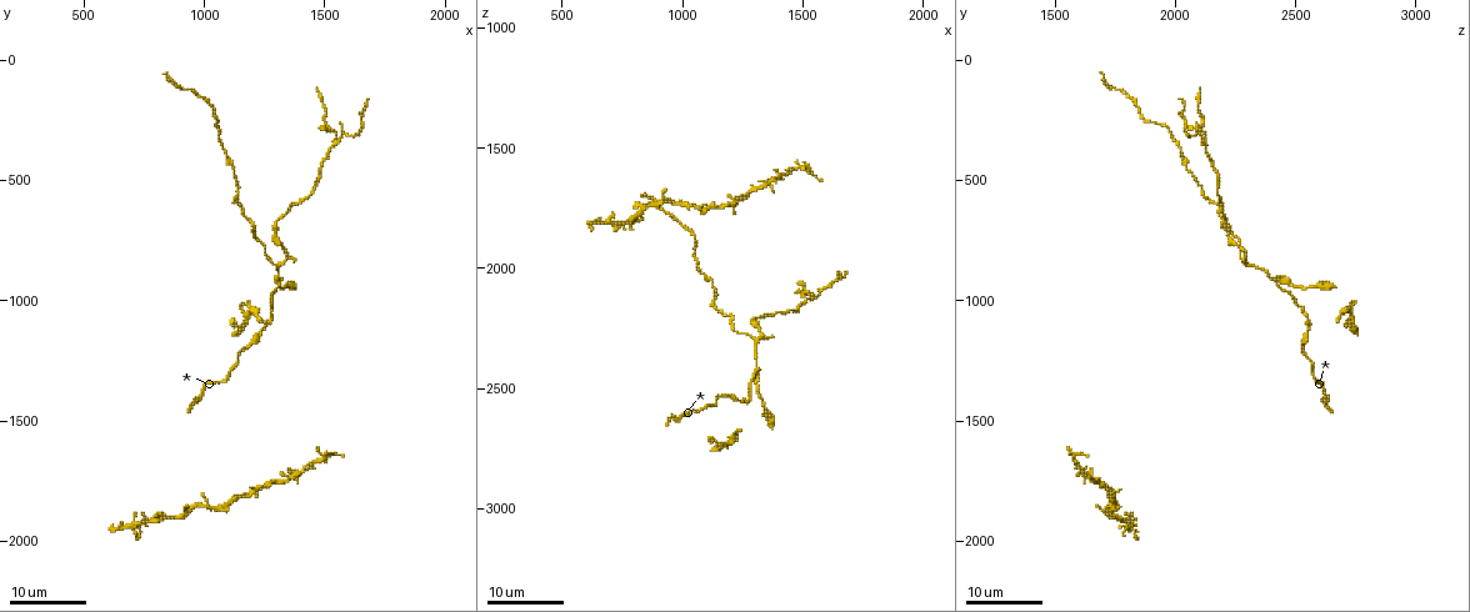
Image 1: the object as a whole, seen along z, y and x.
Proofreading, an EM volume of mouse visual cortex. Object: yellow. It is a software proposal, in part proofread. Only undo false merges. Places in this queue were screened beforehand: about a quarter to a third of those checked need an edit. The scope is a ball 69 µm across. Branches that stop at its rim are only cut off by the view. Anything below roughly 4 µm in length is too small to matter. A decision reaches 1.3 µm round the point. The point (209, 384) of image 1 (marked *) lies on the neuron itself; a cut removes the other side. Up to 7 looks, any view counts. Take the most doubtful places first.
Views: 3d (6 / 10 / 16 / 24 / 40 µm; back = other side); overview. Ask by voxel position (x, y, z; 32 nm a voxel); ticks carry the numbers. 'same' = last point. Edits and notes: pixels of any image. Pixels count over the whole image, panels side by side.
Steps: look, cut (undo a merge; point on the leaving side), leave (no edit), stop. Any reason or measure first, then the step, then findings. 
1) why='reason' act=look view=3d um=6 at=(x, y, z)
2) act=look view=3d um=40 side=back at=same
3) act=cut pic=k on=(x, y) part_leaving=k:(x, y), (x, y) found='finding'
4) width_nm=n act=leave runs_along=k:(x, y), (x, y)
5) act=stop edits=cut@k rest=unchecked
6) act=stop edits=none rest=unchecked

why='three arms meet' act=look view=3d um=24 at=(1550, 330, 2130)

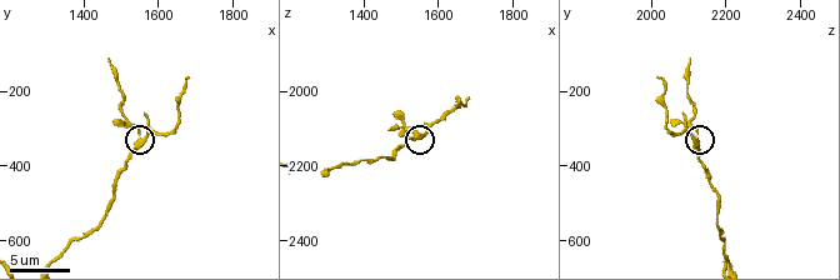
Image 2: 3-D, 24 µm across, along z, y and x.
act=look view=3d um=6 at=(1550, 340, 2110)

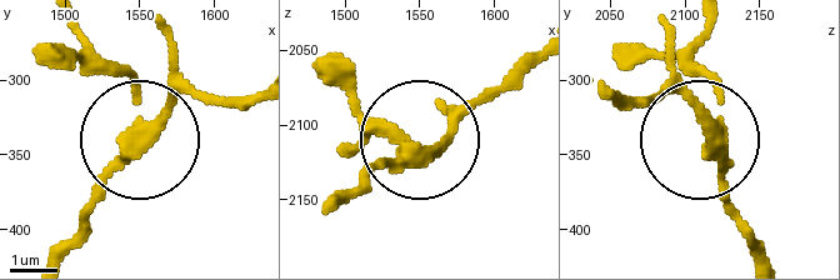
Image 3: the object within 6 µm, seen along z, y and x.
act=look view=3d um=6 side=back at=(1554, 334, 2118)

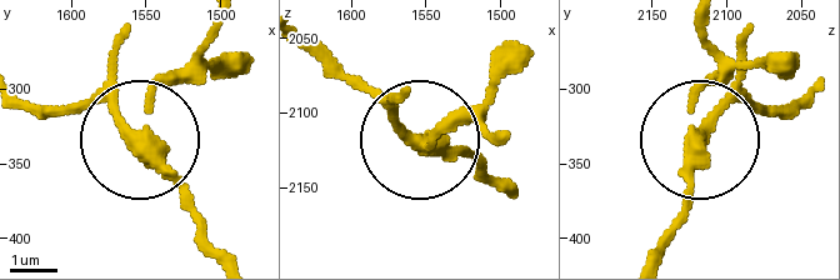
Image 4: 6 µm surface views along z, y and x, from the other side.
arms=3 act=cut pic=4 on=(164, 76) part_leaving=4:(149, 141), (153, 98), (216, 26) found='two neurons meet here'

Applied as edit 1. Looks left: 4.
why='three arms meet' act=look view=3d um=16 at=(1310, 840, 2300)

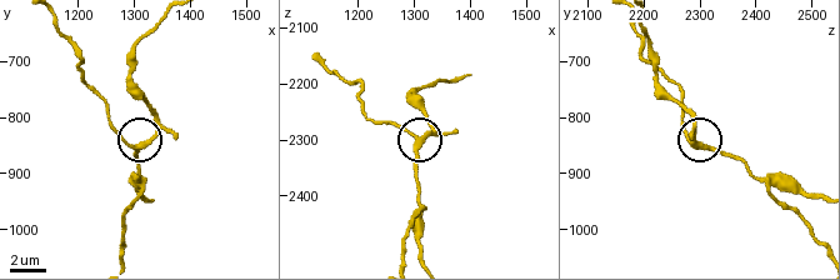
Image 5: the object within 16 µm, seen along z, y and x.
act=look view=3d um=6 at=(1315, 850, 2300)

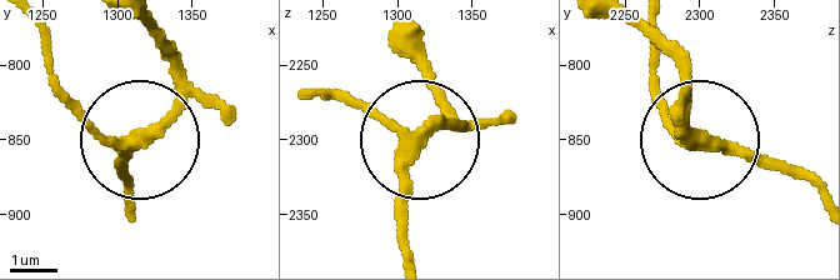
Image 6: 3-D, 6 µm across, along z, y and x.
act=leave runs_along=6:(129, 199), (129, 151), (173, 104), (176, 48) found='one neuron here'

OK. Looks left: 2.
why='thin neck' act=look view=3d um=24 at=(1240, 1130, 2540)

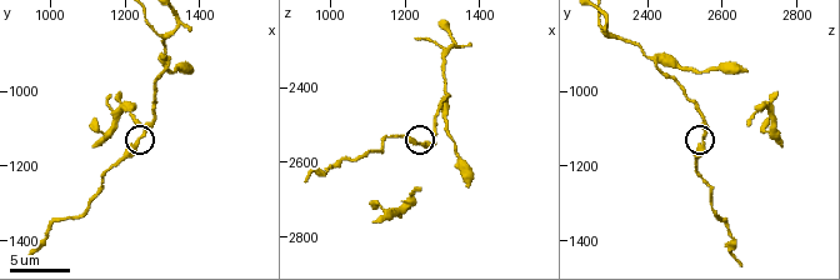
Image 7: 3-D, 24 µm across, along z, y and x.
why='closer look' act=look view=3d um=10 at=(1240, 1130, 2560)

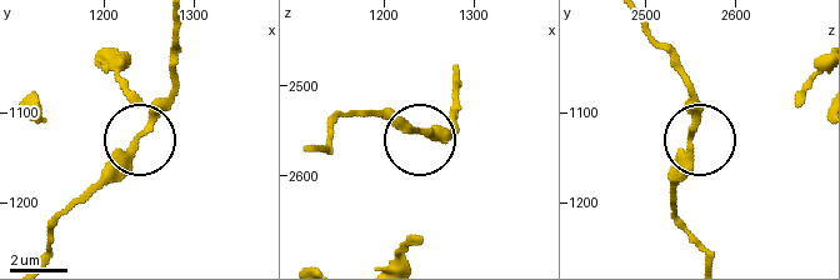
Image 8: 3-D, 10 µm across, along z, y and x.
width_nm=260 act=leave runs_along=8:(309, 148), (351, 116), (388, 116), (425, 138), (456, 130) found='one neuron here'

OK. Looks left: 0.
act=stop edits=cut@4 rest=unchecked

